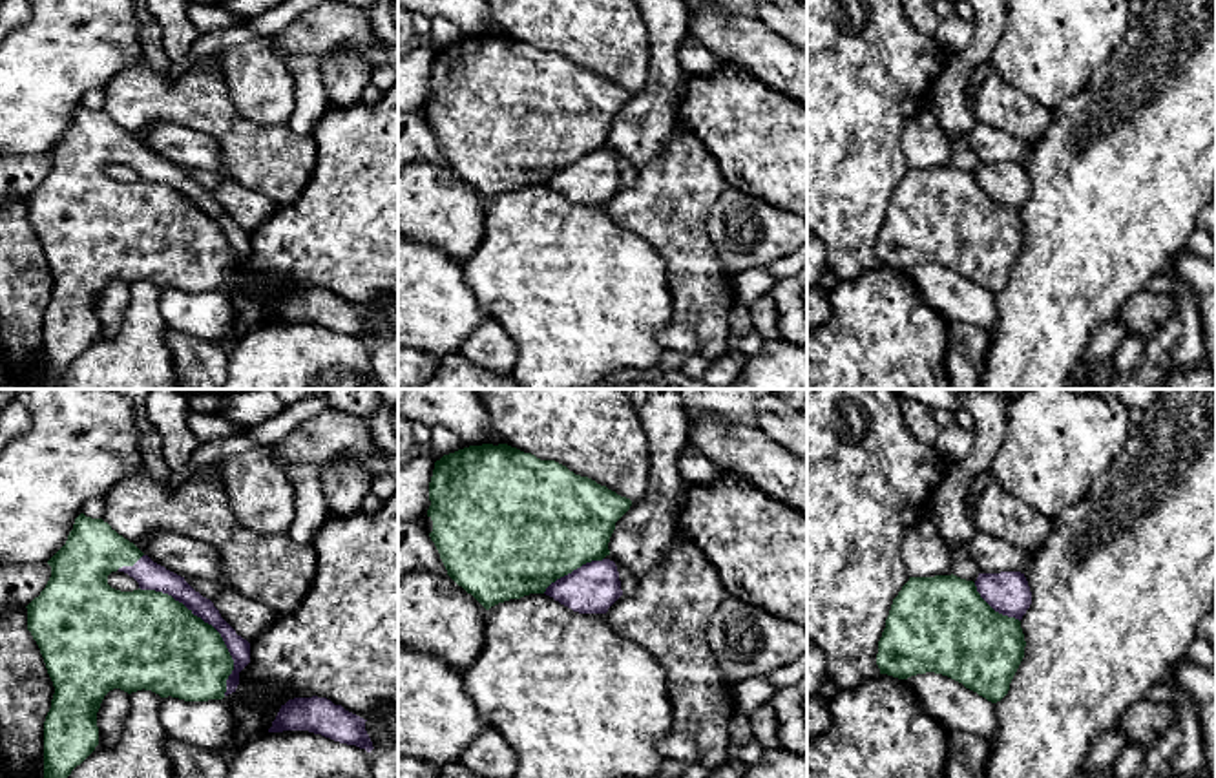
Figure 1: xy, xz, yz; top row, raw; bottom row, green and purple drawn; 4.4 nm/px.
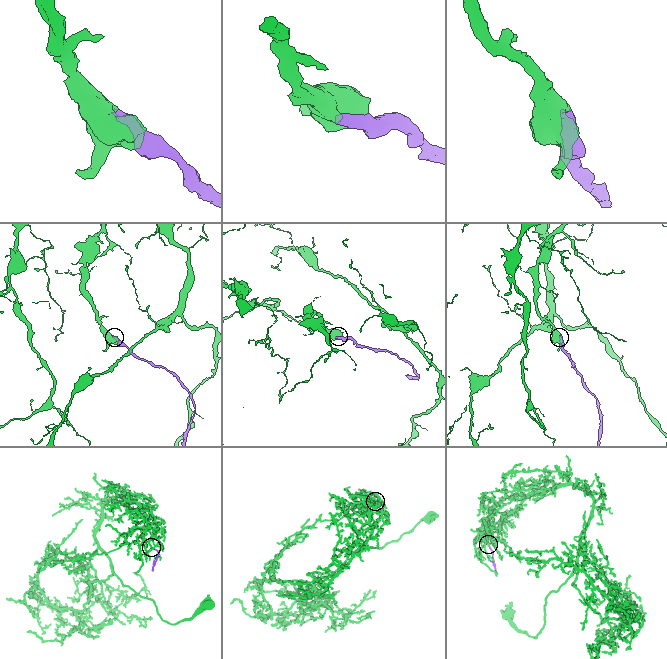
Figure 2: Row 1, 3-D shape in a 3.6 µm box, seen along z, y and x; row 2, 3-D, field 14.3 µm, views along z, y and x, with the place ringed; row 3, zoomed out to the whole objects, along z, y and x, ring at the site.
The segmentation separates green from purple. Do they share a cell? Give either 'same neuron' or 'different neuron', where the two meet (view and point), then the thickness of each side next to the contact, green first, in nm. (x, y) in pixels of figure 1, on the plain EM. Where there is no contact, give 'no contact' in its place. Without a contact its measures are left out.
same neuron; meets green in xy at (210, 216); 400 nm thick on the green side, 100 nm on the other

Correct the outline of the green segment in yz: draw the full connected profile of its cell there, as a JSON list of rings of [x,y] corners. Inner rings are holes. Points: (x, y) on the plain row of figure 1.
[[[979,164],[977,172],[957,166],[909,168],[893,190],[878,232],[880,265],[907,270],[935,263],[948,267],[991,294],[1001,292],[1024,248],[1021,210],[1032,195],[1024,164]]]

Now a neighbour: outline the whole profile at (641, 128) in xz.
[[[637,0],[650,33],[650,73],[643,91],[615,113],[608,141],[635,168],[659,157],[679,124],[685,73],[677,49],[687,37],[685,0]]]

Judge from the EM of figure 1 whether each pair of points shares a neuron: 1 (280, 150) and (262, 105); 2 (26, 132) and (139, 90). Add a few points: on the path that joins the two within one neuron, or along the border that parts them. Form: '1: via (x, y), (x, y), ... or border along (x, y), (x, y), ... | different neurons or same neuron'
1: border along (232, 101), (254, 123), (287, 126) | different neurons
2: border along (136, 64), (123, 70), (103, 92) | different neurons

